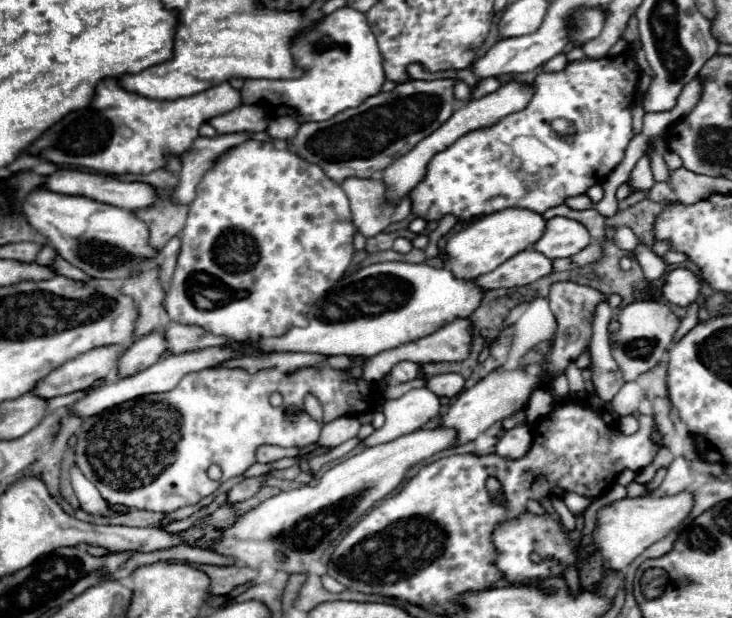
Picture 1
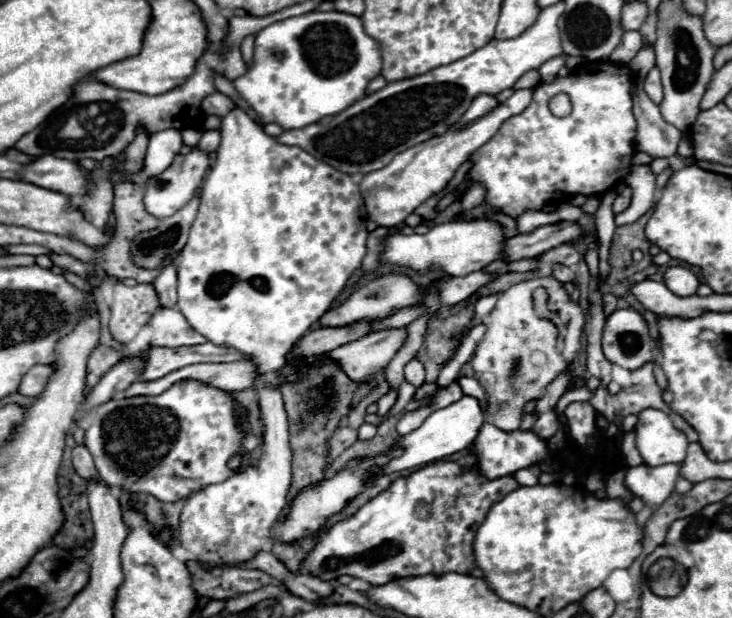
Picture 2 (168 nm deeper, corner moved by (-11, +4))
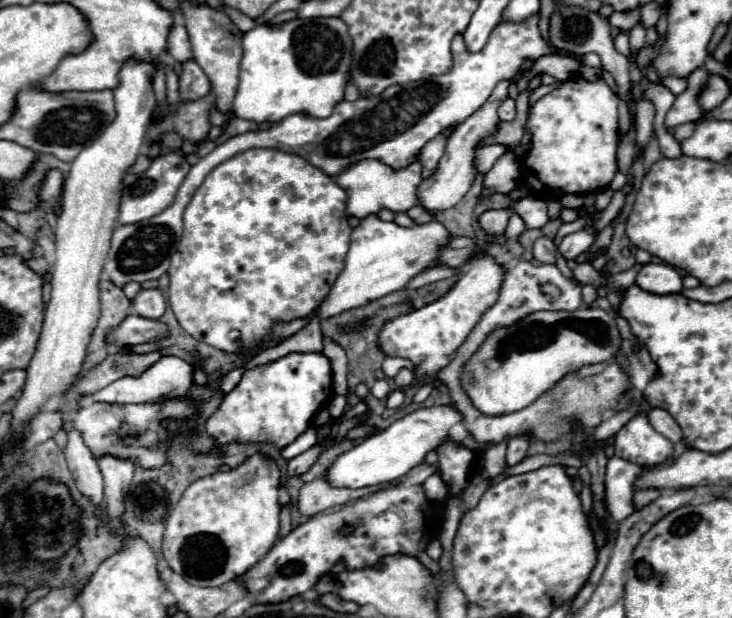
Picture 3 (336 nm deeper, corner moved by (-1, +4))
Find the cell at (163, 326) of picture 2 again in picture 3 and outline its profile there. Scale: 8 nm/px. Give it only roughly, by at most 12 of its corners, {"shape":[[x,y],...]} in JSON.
{"shape":[[128,316],[106,334],[106,344],[134,346],[168,334],[158,320]]}

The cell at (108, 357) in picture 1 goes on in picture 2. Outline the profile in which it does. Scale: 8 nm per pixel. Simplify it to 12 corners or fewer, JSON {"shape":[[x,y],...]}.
{"shape":[[32,366],[22,378],[20,394],[40,396],[54,366]]}

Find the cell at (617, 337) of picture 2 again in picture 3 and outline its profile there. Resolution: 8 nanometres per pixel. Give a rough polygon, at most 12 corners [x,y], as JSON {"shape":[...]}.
{"shape":[[540,310],[492,330],[464,364],[474,408],[530,406],[610,360],[610,312]]}

